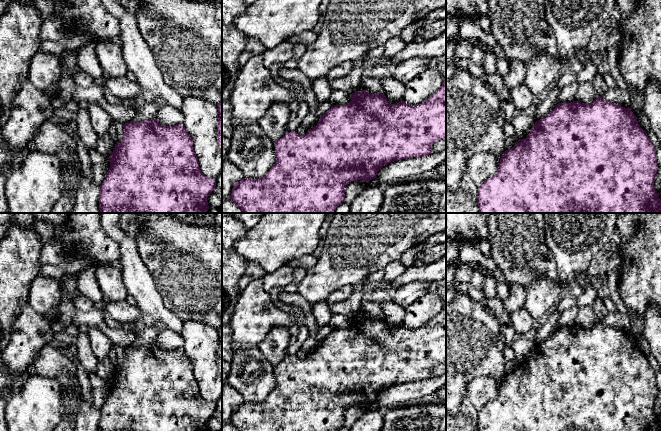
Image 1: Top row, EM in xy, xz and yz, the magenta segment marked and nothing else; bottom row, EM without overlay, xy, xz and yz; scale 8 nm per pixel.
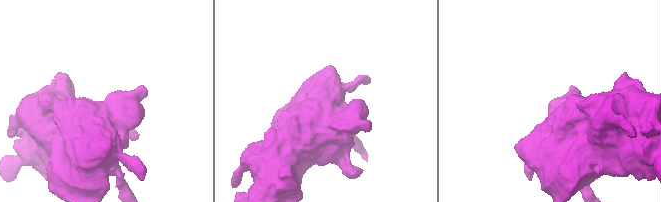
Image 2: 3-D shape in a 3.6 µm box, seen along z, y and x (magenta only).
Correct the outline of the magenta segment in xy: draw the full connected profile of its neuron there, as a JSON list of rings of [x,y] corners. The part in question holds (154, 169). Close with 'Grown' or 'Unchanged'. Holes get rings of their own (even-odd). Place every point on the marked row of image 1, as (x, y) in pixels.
[[[156,118],[140,122],[127,122],[124,124],[124,135],[120,143],[115,144],[111,155],[110,168],[100,186],[100,213],[207,213],[209,206],[207,198],[216,187],[216,180],[203,175],[200,170],[198,158],[194,152],[193,140],[183,124],[164,126]]]. Unchanged

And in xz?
[[[446,78],[442,86],[431,97],[418,105],[406,104],[403,100],[397,104],[391,104],[384,94],[371,94],[366,90],[355,91],[350,94],[351,101],[345,105],[334,105],[325,114],[320,115],[316,126],[308,129],[304,135],[297,132],[286,132],[283,138],[274,142],[276,162],[267,174],[258,179],[243,178],[233,185],[230,200],[234,202],[243,213],[334,213],[338,205],[343,203],[345,197],[345,187],[351,181],[366,181],[376,178],[377,172],[385,165],[394,161],[424,157],[432,154],[431,146],[440,139],[446,139]]]. Unchanged

